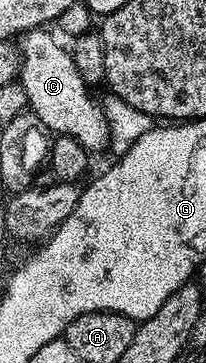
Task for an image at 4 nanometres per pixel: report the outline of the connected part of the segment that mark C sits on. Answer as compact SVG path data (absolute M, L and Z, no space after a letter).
M46 28L29 29L18 38L21 54L18 80L25 87L30 112L37 114L41 123L52 134L72 137L89 151L106 150L109 145L107 120L102 104L91 98L92 91L75 69L72 54L59 46L59 41Z

